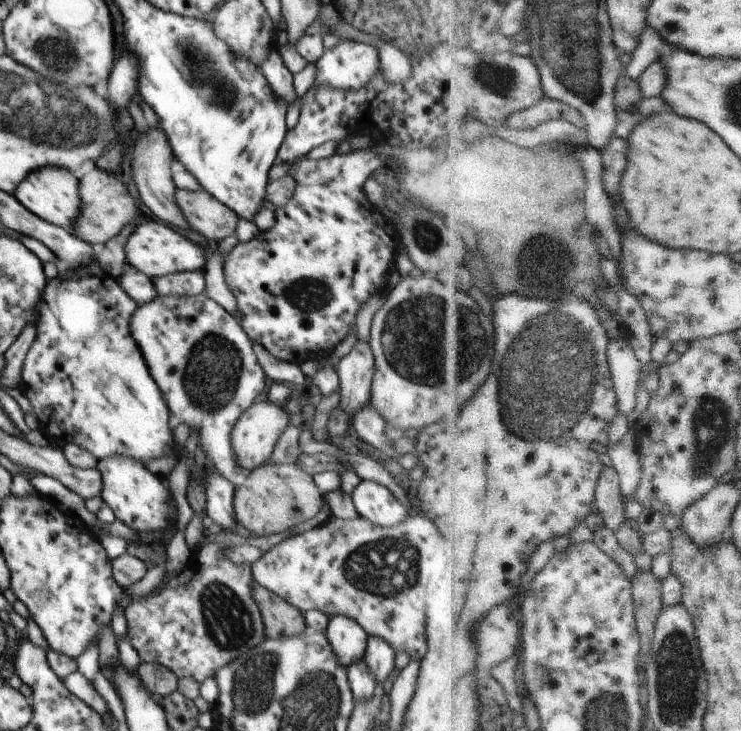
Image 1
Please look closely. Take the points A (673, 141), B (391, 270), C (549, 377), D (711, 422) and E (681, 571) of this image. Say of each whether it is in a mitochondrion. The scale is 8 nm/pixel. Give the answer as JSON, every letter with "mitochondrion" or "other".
{"A":"other","B":"other","C":"mitochondrion","D":"mitochondrion","E":"other"}

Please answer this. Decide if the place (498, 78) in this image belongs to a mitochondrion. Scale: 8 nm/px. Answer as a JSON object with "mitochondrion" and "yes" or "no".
{"mitochondrion":"yes"}

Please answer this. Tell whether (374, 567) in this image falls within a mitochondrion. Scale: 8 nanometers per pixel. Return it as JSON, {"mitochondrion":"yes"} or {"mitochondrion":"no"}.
{"mitochondrion":"yes"}

